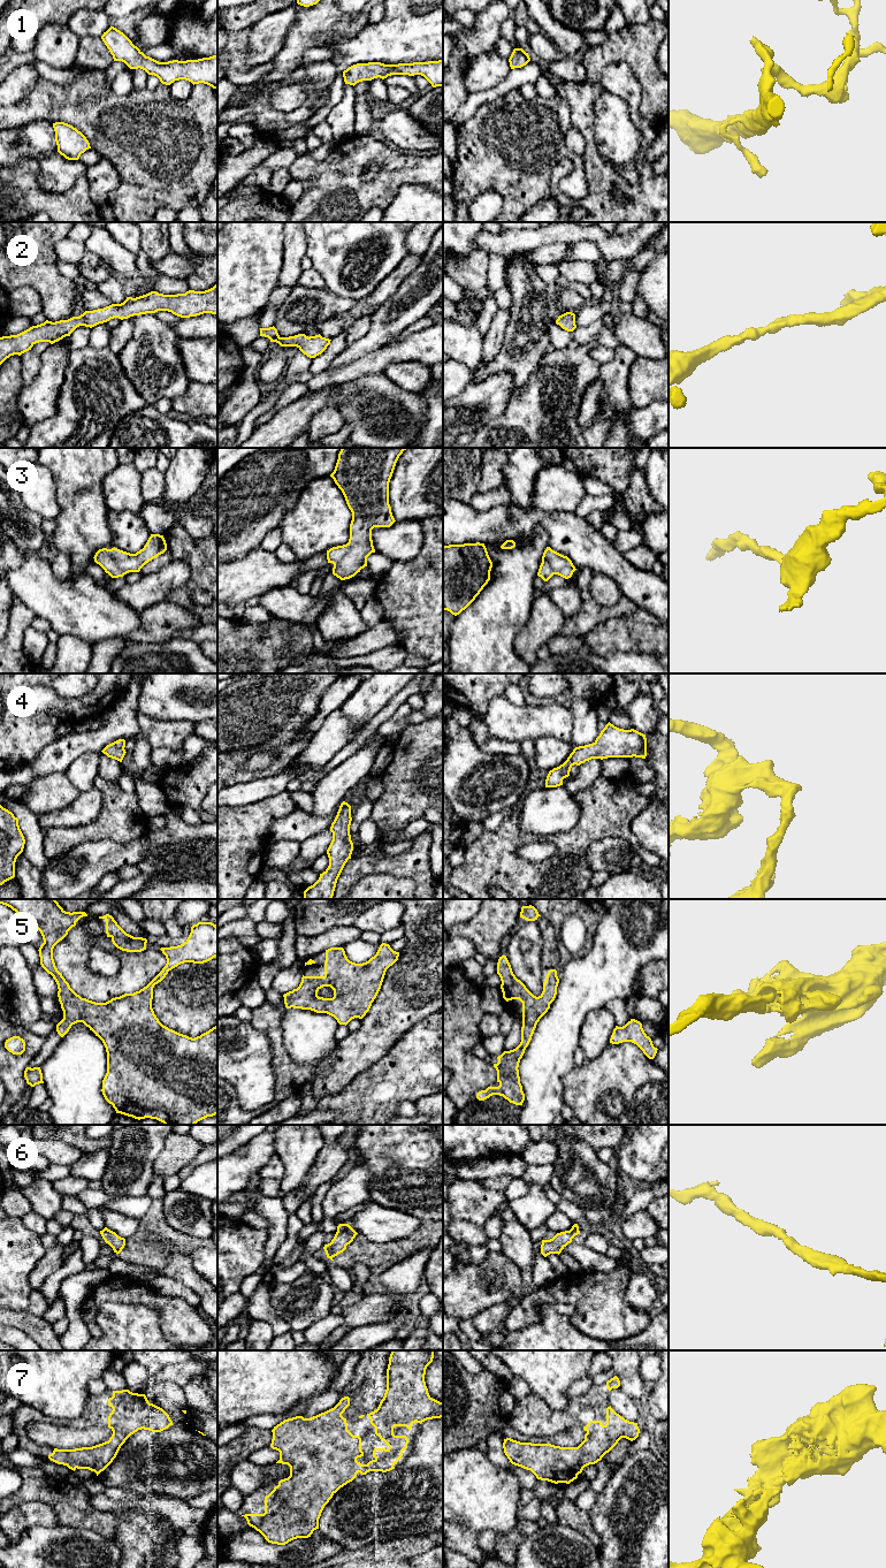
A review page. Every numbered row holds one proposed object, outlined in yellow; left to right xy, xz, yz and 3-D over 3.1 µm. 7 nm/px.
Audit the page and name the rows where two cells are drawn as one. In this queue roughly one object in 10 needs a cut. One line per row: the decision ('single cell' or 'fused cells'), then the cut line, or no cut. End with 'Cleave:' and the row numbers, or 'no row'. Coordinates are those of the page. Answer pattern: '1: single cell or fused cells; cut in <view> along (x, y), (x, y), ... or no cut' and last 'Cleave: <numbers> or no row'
1: single cell; no cut
2: single cell; no cut
3: single cell; no cut
4: single cell; no cut
5: single cell; no cut
6: single cell; no cut
7: single cell; no cut
Cleave: no row

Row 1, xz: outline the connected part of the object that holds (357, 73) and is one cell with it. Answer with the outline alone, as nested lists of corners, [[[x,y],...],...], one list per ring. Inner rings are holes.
[[[443,60],[413,63],[384,64],[381,62],[357,63],[343,71],[345,84],[387,78],[391,75],[421,75],[433,87],[443,86]]]

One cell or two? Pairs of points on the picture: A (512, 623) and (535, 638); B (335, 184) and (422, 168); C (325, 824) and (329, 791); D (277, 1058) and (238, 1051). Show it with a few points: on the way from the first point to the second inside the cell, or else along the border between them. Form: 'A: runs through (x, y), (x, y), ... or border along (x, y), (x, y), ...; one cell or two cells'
A: border along (532, 603), (527, 624), (514, 641), (518, 655); two cells
B: runs through (357, 187), (381, 187), (401, 169); one cell
C: border along (338, 806), (323, 815), (312, 815), (308, 813); two cells
D: border along (260, 1032), (269, 1041), (270, 1064), (275, 1083); two cells

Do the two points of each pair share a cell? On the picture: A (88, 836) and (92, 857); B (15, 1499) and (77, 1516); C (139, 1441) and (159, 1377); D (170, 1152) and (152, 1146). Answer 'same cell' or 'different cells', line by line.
A: different cells
B: same cell
C: different cells
D: different cells

